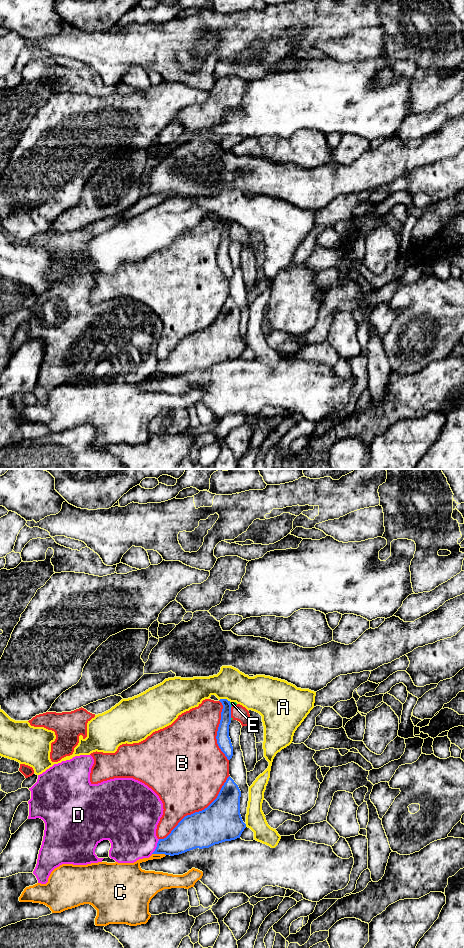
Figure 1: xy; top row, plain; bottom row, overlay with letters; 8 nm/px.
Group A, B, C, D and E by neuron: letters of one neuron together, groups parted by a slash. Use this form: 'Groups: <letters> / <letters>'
Groups: A / B E / C / D

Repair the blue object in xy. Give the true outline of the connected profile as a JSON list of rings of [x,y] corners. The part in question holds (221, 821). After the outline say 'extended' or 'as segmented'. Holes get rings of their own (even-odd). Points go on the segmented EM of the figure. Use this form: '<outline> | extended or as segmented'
[[[229,776],[222,786],[217,798],[204,810],[185,816],[171,833],[159,839],[152,854],[179,855],[199,848],[209,848],[215,844],[240,838],[246,828],[240,814],[241,791]]] | as segmented

